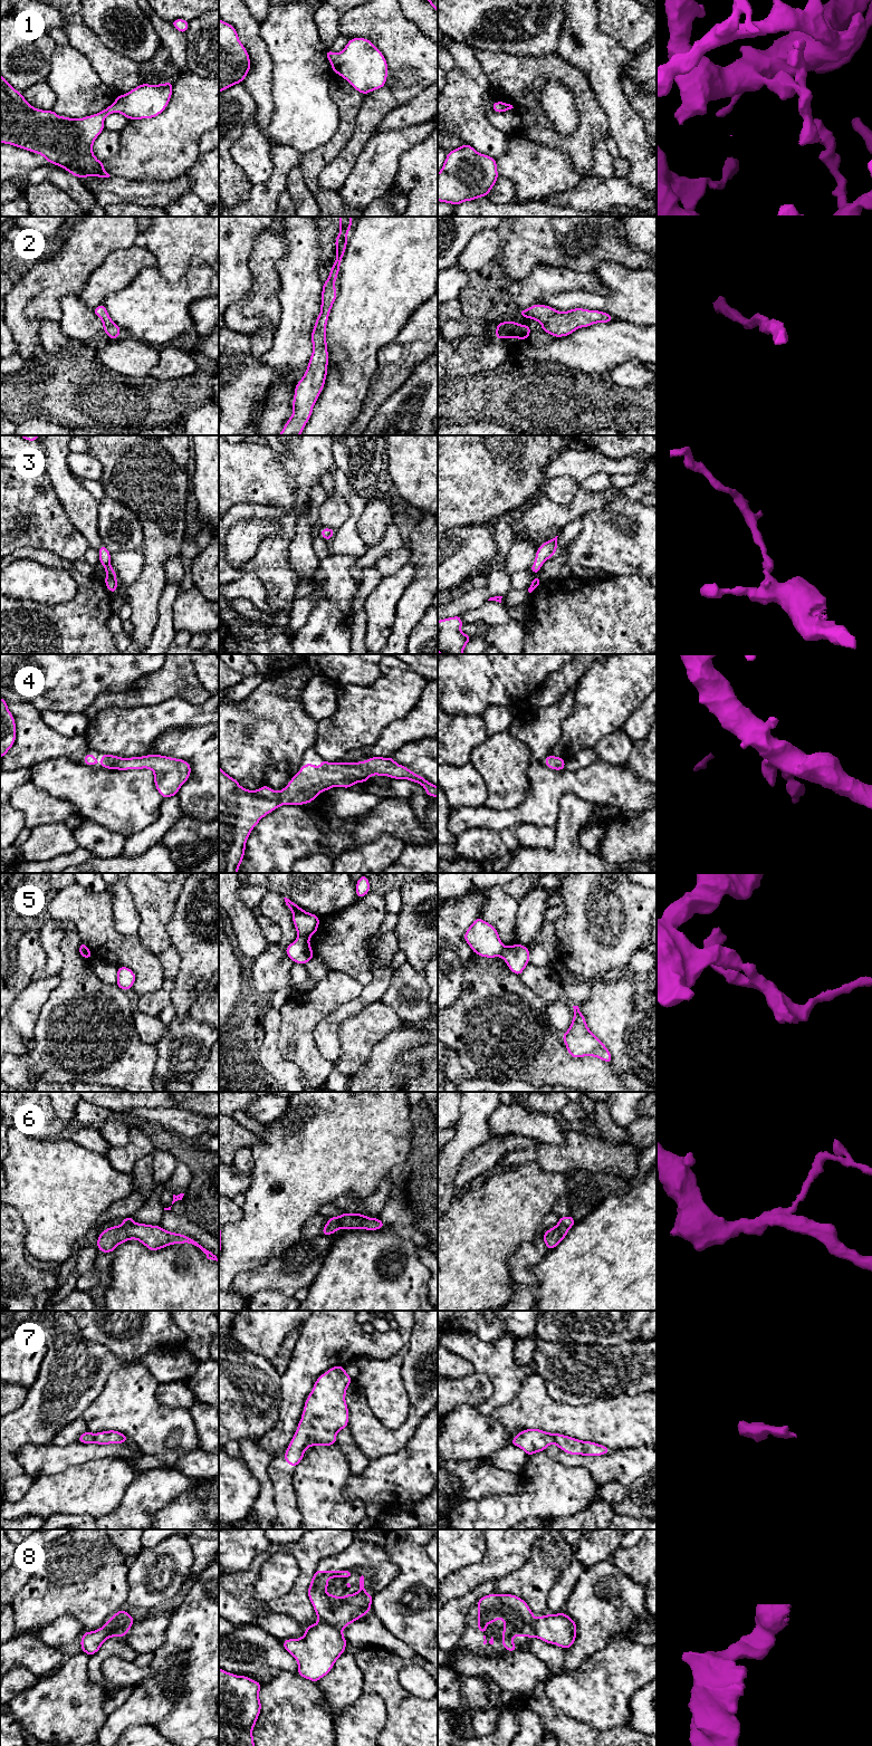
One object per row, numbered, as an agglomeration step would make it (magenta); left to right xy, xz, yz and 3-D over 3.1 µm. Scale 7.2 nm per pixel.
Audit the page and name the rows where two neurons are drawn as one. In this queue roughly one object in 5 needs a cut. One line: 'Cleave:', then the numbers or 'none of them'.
Cleave: 5, 6

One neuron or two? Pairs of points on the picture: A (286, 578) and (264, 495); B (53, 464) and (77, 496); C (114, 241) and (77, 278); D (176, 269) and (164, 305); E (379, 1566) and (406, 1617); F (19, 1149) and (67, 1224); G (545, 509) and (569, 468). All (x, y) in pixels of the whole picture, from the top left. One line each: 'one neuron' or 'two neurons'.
A: two neurons
B: one neuron
C: one neuron
D: two neurons
E: two neurons
F: one neuron
G: two neurons

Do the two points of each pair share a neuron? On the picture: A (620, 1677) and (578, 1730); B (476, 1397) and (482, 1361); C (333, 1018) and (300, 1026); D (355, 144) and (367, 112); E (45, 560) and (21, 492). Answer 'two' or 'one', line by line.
A: two
B: two
C: two
D: one
E: two

